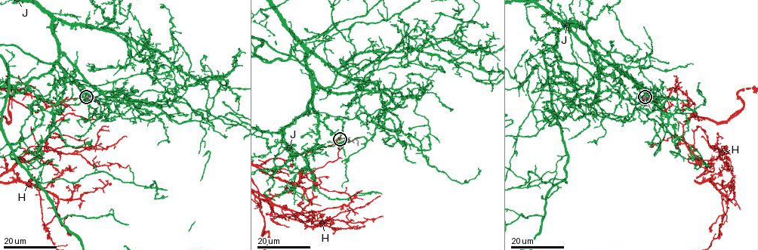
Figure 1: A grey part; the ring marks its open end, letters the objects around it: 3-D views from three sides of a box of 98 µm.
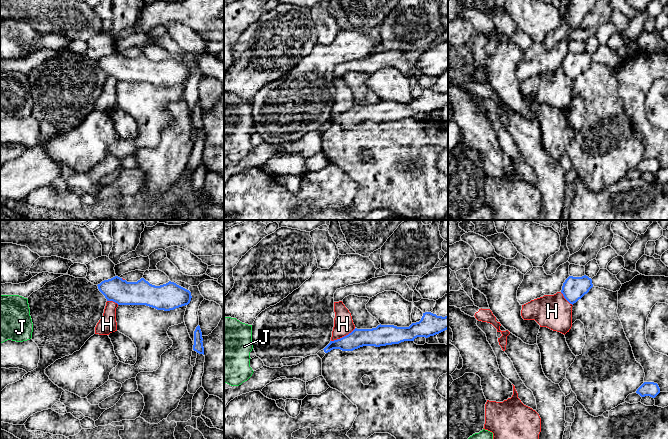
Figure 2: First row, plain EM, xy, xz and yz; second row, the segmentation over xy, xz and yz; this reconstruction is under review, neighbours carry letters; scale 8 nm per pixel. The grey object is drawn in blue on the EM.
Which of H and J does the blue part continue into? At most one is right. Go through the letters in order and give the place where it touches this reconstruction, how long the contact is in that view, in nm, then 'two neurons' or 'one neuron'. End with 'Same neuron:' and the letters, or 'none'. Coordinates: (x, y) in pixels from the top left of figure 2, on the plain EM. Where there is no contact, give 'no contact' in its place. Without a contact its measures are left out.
H: contact xz (344, 112); length 220 nm; two neurons
J: no contact; one neuron
Same neuron: J

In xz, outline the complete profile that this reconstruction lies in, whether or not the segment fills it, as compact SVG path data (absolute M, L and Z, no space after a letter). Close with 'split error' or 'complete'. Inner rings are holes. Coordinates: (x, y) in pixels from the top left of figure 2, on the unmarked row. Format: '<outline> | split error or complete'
M431 88L423 89L419 98L412 99L409 103L394 101L378 101L372 105L355 104L348 111L330 117L323 125L325 129L333 125L353 127L363 122L386 122L399 120L404 117L414 117L417 113L428 114L448 105L448 92L437 92Z | complete

